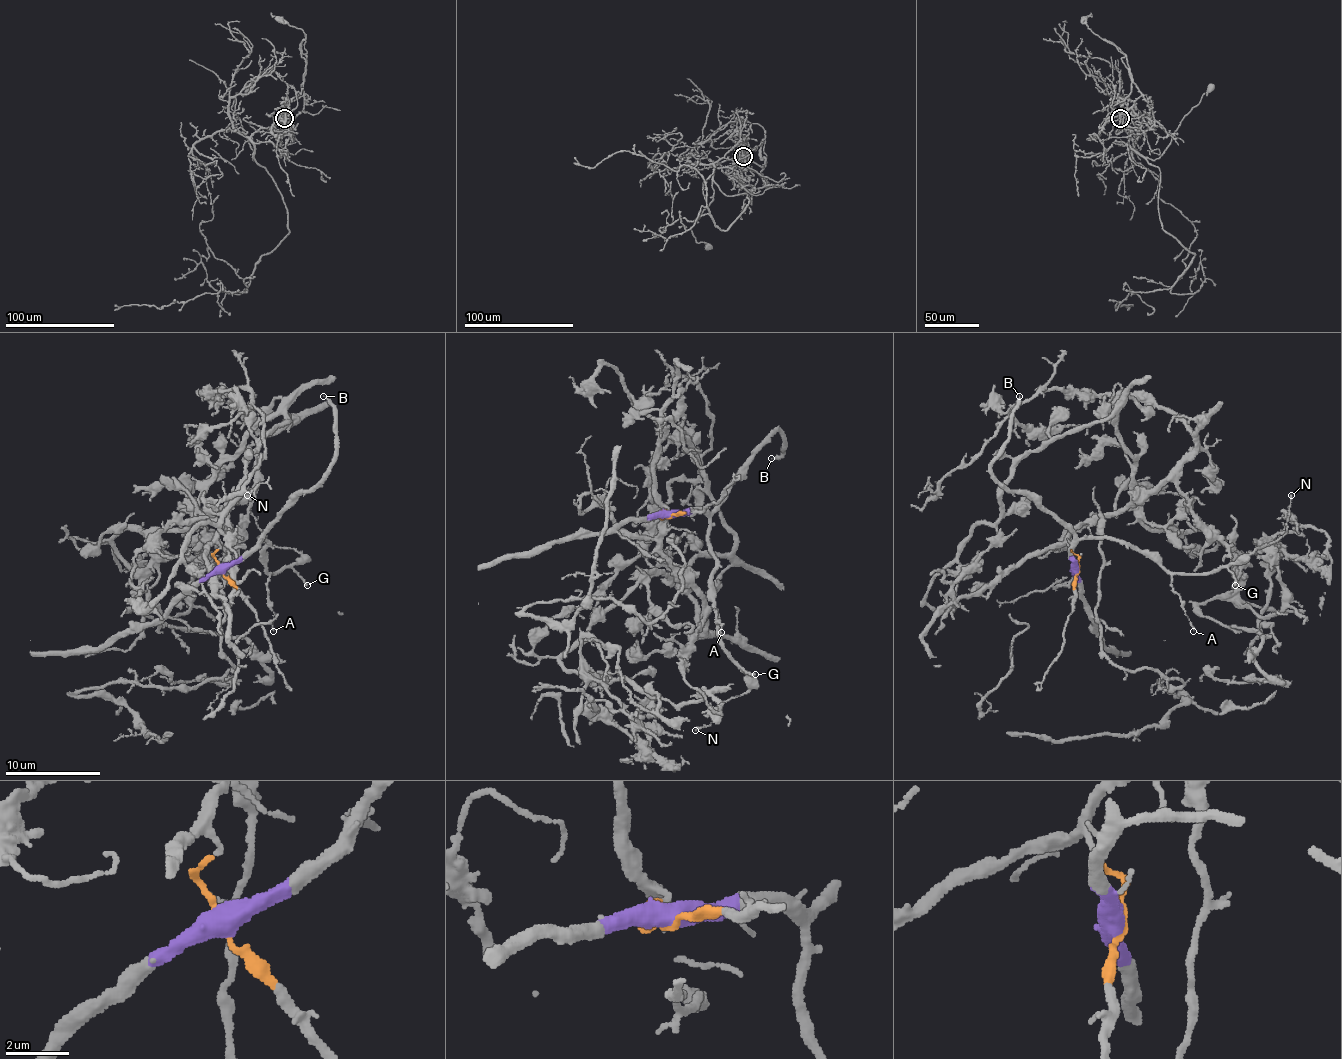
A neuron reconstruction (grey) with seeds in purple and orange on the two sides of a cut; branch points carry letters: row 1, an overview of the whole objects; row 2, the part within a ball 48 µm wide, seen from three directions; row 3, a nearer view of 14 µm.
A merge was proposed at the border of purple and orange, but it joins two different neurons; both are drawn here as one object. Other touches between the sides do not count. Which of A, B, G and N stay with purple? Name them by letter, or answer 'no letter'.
A, B, G, N

